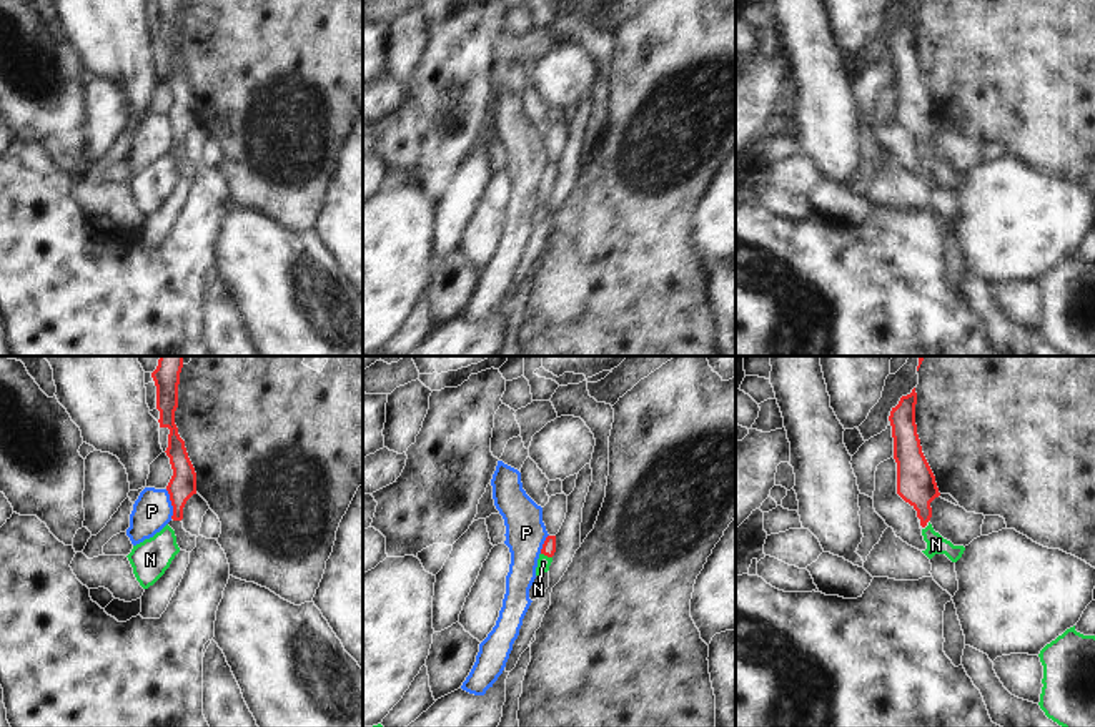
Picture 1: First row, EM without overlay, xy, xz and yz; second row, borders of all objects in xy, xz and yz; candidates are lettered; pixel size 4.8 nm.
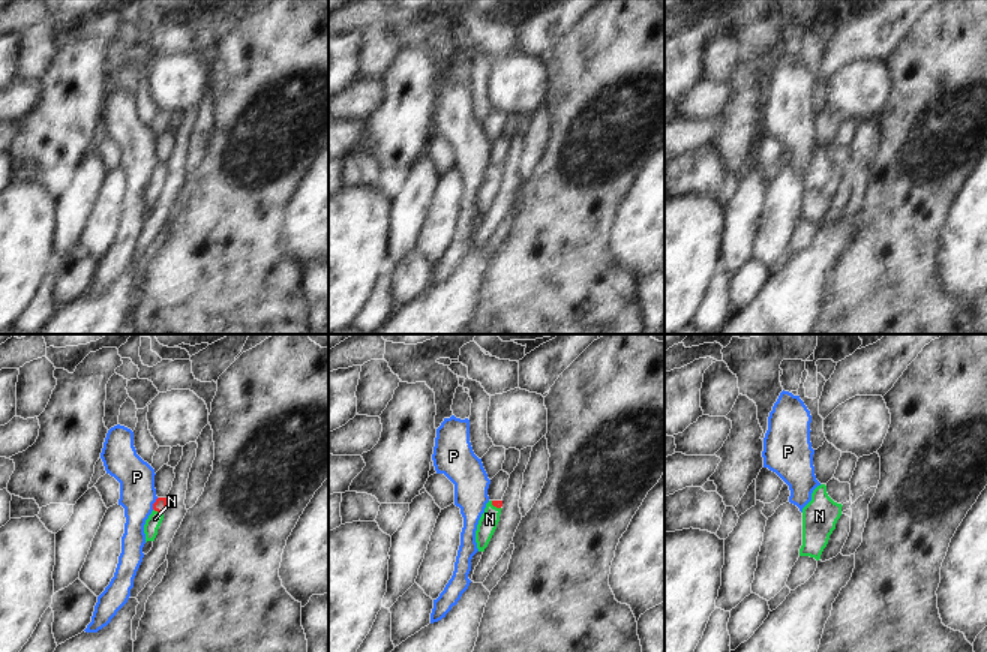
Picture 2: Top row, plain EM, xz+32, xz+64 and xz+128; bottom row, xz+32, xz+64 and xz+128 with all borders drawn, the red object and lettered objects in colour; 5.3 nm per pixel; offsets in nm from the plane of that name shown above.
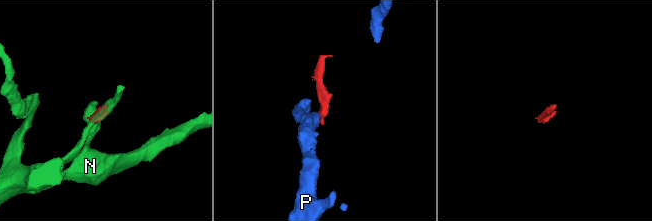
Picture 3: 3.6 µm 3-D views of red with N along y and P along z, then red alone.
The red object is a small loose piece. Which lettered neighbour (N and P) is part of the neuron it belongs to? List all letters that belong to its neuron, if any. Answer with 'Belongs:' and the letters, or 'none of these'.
Belongs: N

